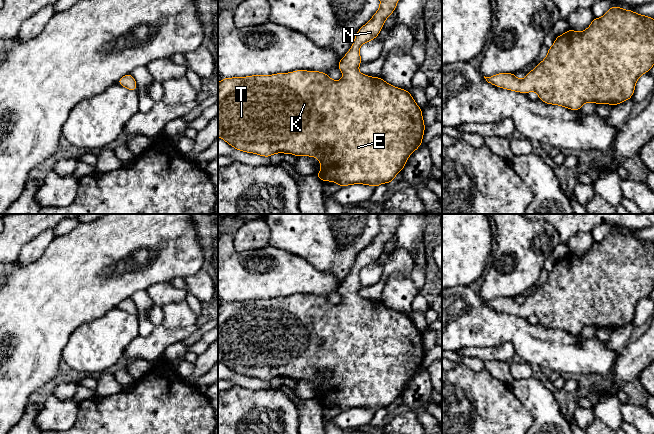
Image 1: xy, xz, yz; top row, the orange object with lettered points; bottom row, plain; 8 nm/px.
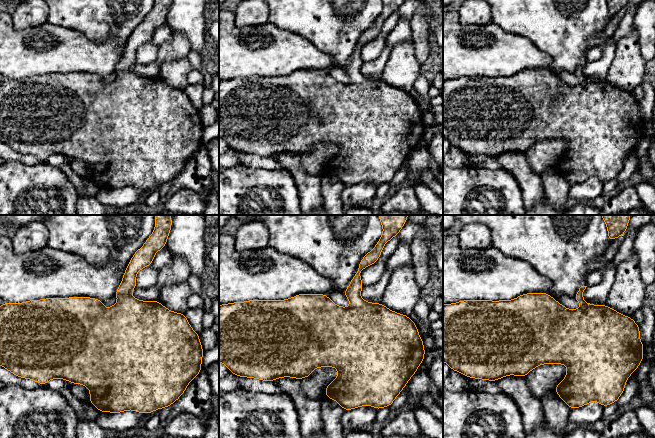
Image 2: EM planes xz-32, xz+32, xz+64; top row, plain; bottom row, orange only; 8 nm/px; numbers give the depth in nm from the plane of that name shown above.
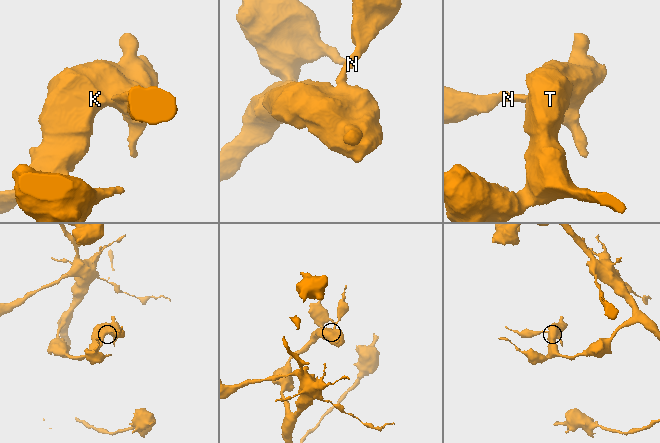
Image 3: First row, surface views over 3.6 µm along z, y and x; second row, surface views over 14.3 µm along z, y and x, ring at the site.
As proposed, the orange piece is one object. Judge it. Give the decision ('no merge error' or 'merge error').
no merge error

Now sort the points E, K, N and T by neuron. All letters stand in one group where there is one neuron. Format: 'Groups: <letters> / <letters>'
Groups: E K N T

